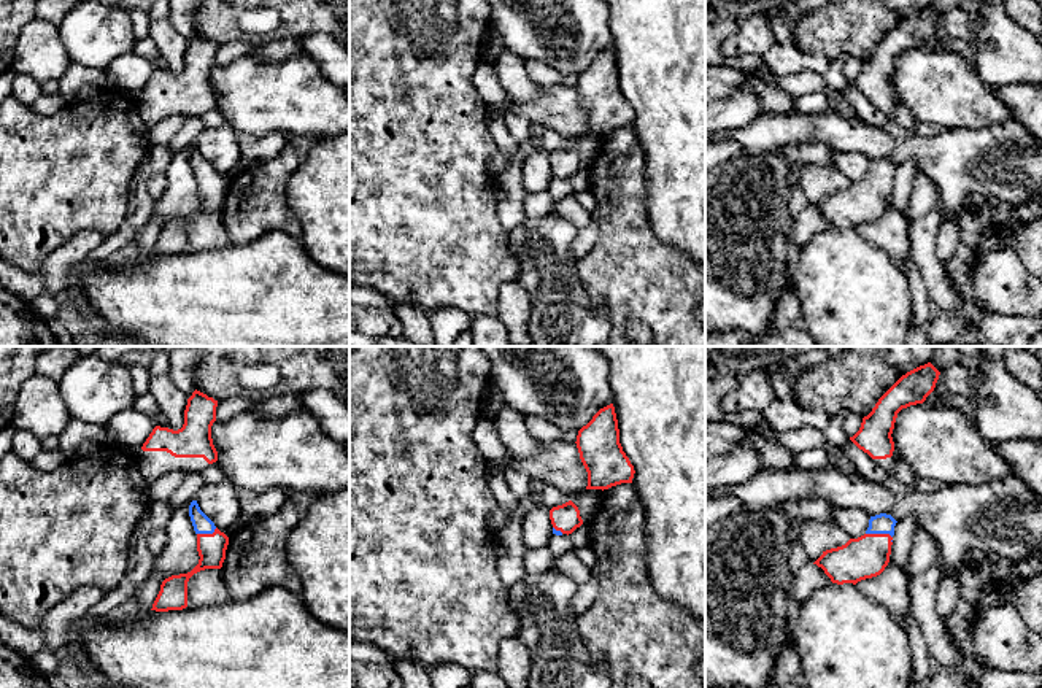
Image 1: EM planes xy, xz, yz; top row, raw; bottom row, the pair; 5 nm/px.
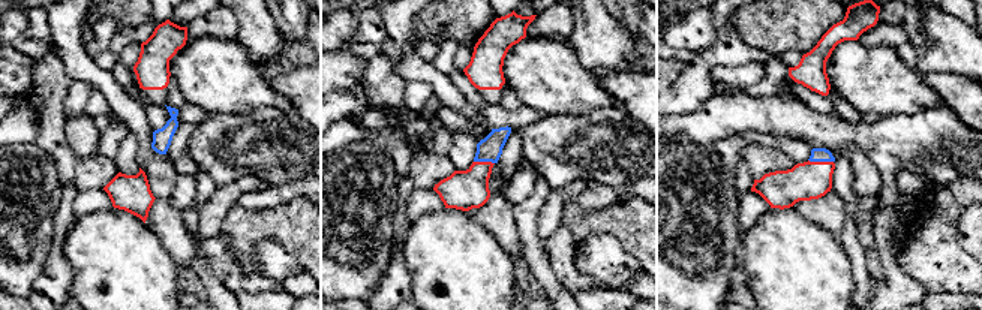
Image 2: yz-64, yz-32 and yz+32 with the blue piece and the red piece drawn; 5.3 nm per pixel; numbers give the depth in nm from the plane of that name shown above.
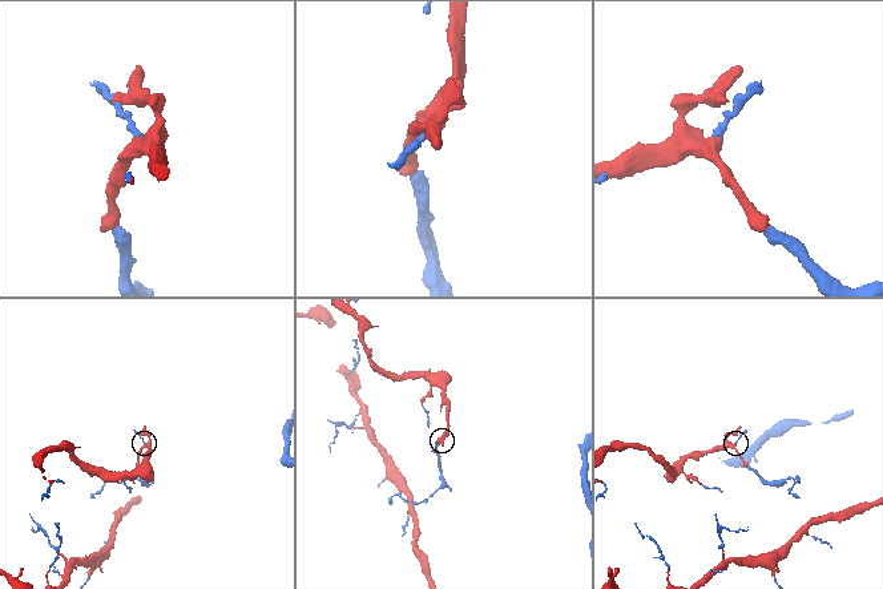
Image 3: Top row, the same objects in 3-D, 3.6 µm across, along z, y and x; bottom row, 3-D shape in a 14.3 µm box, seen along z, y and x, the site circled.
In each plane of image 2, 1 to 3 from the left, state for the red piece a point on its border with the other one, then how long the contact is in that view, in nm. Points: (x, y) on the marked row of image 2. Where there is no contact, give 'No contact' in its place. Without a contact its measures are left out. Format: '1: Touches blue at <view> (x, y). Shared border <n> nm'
1: No contact
2: Touches blue at yz-32 (485, 160). Shared border 110 nm
3: Touches blue at yz+32 (820, 160). Shared border 140 nm

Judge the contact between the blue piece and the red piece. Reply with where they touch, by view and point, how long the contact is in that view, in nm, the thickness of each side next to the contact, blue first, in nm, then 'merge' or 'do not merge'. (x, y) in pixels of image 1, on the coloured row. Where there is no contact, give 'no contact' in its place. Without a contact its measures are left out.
meets blue in yz at (882, 533); contact 140 nm long; 100 nm thick on the blue side, 220 nm on the other; merge

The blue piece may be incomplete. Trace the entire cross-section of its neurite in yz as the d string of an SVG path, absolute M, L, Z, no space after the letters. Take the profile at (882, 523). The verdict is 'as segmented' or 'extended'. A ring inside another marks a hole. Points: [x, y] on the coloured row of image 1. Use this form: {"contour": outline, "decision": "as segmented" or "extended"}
{"contour": "M886 513L870 516L864 535L823 551L813 564L821 567L831 582L837 585L856 585L861 580L877 577L890 562L896 523Z", "decision": "extended"}

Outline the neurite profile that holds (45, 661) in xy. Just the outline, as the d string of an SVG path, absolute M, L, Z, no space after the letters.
M41 650L30 658L30 663L46 678L57 674L59 659L54 651Z

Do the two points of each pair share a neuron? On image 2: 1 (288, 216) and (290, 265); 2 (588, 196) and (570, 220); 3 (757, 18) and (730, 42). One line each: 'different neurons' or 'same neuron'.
1: different neurons
2: different neurons
3: different neurons

